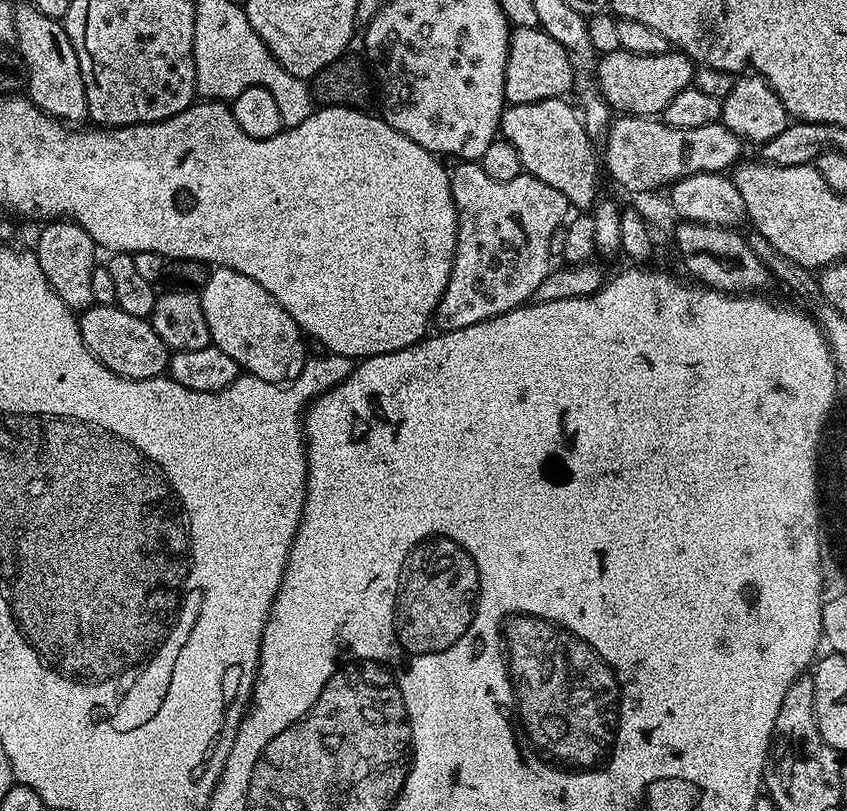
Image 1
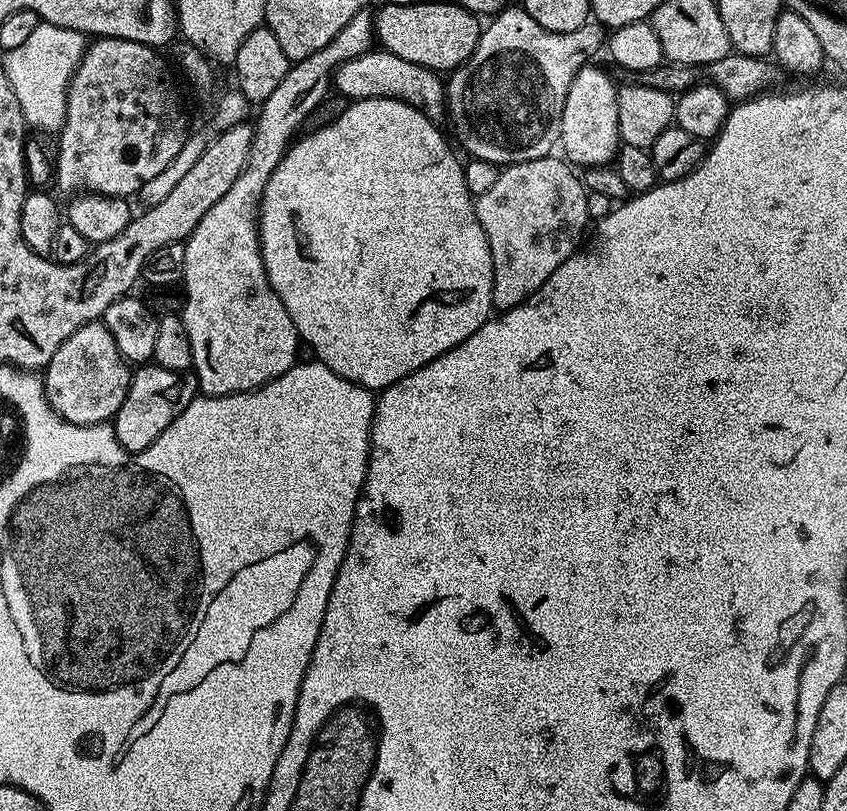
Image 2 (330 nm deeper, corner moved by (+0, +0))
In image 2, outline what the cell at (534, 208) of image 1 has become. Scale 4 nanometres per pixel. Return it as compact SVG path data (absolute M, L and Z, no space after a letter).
M549 154L530 162L509 164L501 171L498 182L494 182L491 190L475 197L476 217L486 234L486 242L490 242L490 258L494 262L493 309L503 310L524 304L526 298L533 296L544 285L546 278L562 266L562 262L575 254L585 239L584 227L590 224L589 191L584 187L577 169L568 160L557 156Z

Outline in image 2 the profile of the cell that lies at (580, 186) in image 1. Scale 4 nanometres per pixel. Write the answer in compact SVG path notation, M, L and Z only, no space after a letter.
M369 50L350 62L342 62L334 73L334 88L345 96L345 101L369 100L375 96L388 96L392 100L405 100L418 111L426 113L431 120L440 122L446 116L446 84L437 73L426 66L406 62L383 50Z

